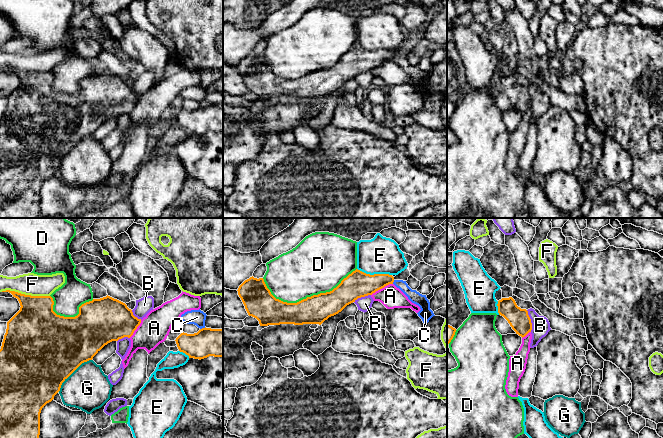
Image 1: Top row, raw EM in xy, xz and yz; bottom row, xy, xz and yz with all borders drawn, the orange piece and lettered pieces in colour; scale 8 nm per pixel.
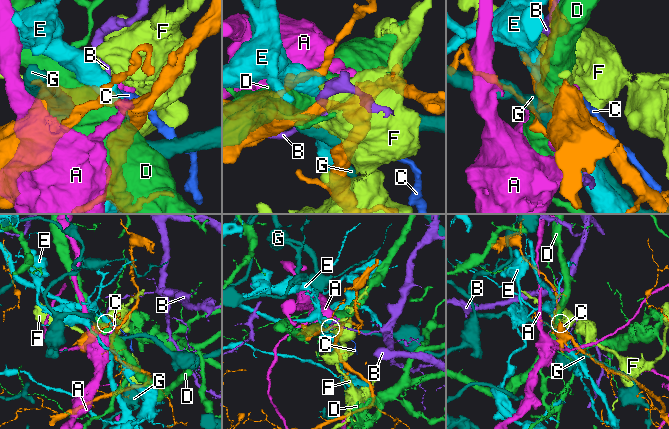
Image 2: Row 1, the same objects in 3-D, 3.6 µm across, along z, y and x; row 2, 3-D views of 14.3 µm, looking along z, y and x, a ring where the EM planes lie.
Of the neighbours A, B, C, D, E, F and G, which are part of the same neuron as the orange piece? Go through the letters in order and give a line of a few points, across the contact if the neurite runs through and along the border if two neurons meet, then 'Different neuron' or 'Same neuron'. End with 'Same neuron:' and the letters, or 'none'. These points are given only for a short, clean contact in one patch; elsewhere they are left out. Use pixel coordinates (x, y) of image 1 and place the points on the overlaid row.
A: Line: xz (392, 283), (376, 290), (371, 295). Different neuron
B: Line: yz (526, 310), (531, 323), (531, 331). Different neuron
C: Line: xy (205, 327), (200, 329). Different neuron
D: Different neuron
E: Line: xz (357, 268), (370, 274), (391, 275). Different neuron
F: Line: xy (1, 291), (14, 290), (25, 294), (49, 296). Different neuron
G: Different neuron
Same neuron: none

